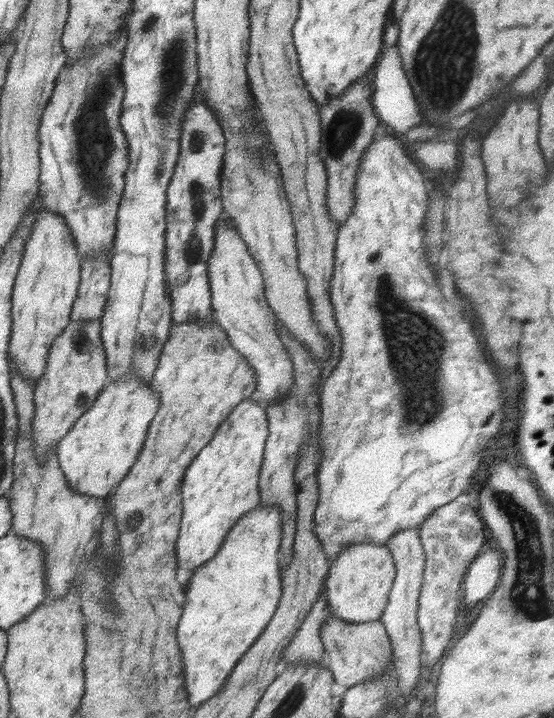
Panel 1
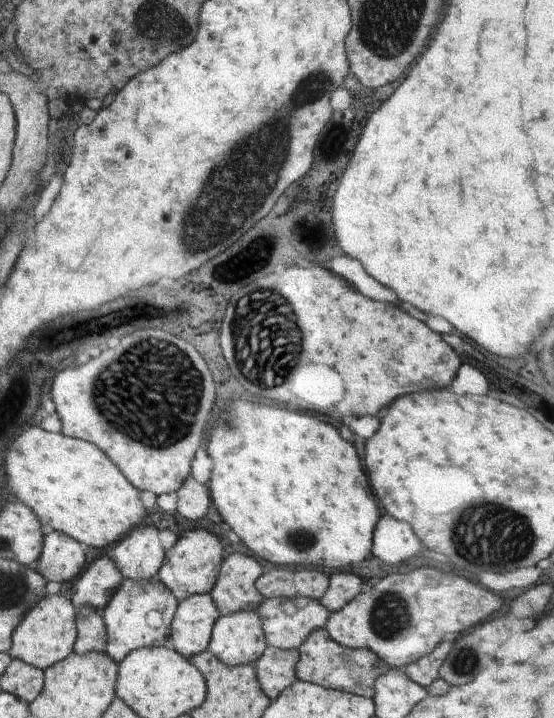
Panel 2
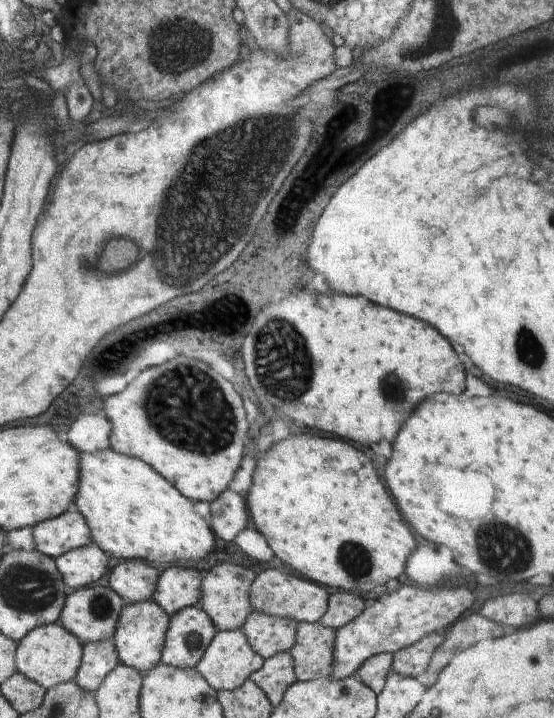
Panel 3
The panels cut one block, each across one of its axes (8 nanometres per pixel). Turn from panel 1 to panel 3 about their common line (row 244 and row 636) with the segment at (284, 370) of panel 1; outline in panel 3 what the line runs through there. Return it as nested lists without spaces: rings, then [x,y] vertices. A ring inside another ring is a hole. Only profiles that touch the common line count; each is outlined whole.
[[[236,629],[217,631],[216,636],[210,641],[195,669],[214,690],[220,691],[224,689],[225,691],[231,691],[238,688],[249,678],[250,674],[262,668],[263,662],[264,659],[259,654],[256,654],[248,644],[243,630]]]

